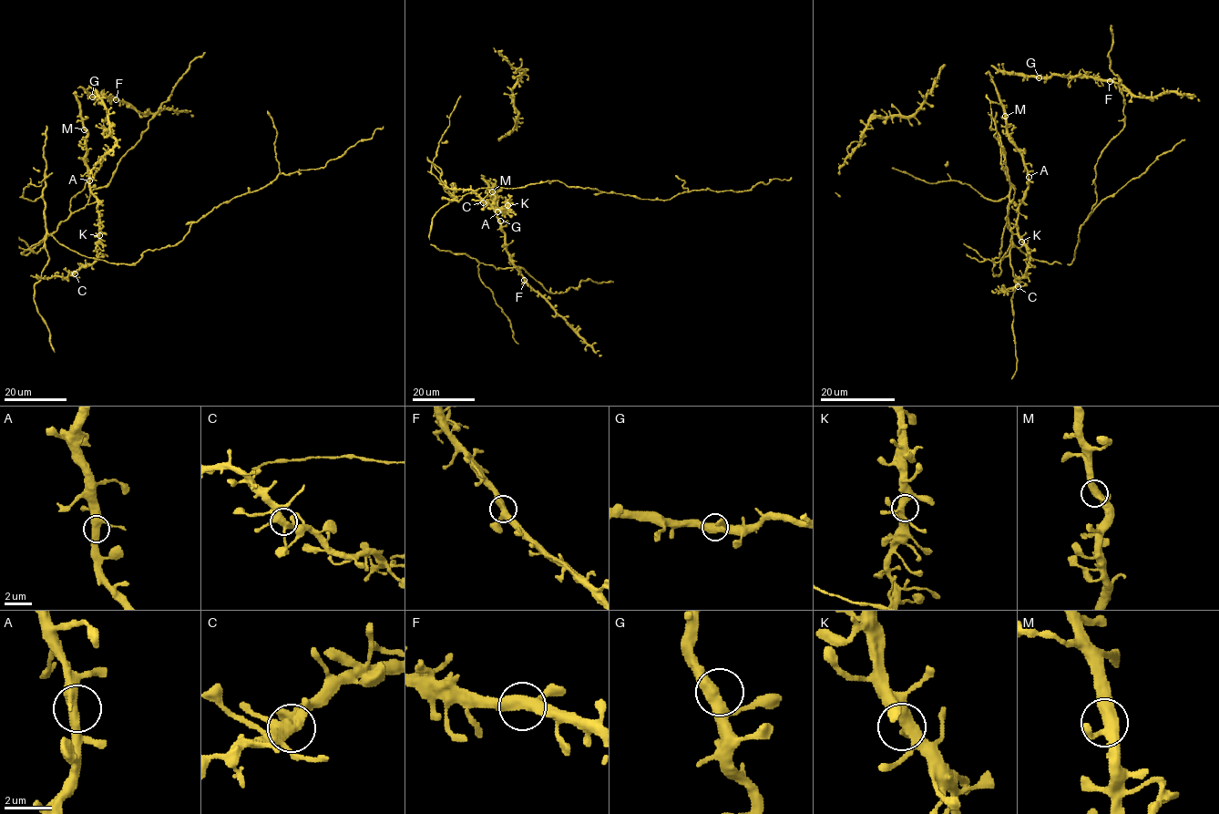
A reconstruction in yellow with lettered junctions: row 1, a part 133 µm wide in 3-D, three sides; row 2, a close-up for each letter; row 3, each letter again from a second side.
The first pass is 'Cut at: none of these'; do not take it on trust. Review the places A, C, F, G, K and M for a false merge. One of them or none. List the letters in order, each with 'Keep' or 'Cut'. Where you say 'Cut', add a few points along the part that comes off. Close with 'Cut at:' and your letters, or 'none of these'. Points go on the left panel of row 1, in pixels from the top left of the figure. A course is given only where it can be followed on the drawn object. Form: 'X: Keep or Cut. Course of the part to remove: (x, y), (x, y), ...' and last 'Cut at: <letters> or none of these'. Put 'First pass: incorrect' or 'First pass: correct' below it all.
A: Keep
C: Keep
F: Keep
G: Keep
K: Keep
M: Keep
Cut at: none of these
First pass: correct

